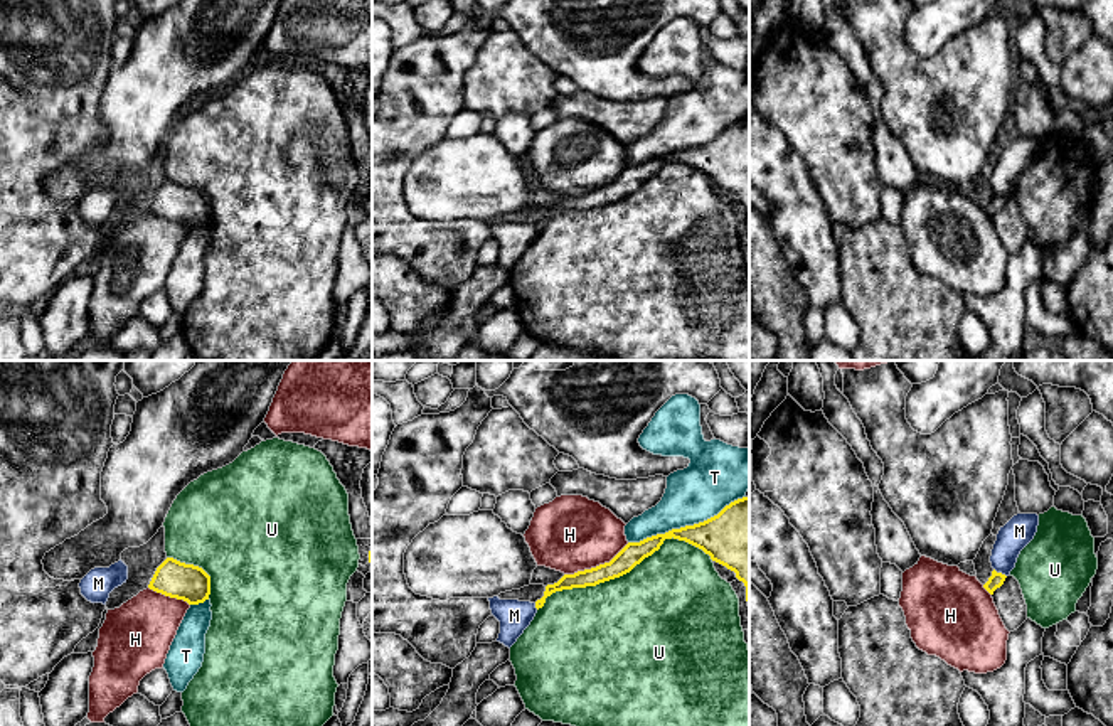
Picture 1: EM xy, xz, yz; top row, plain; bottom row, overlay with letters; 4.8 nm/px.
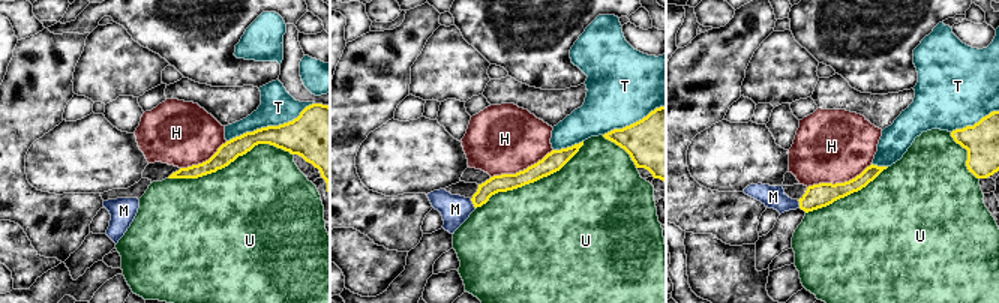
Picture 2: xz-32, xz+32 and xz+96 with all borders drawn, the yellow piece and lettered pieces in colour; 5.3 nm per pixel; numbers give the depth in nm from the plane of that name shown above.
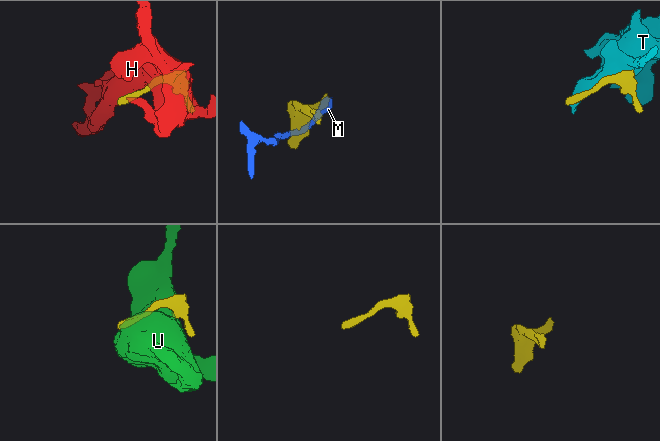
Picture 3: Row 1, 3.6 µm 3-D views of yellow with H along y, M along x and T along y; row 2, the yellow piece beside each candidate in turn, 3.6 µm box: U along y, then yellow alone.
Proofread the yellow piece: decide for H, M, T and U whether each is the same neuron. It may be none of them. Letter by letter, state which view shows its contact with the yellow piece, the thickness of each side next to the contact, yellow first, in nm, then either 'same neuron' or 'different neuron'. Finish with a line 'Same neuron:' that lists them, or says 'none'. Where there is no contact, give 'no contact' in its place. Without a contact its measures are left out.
H: xz | 110/360 nm | different neuron
M: yz | 70/150 nm | different neuron
T: xz | 300/260 nm | different neuron
U: xz | 110/480 nm | different neuron
Same neuron: none

